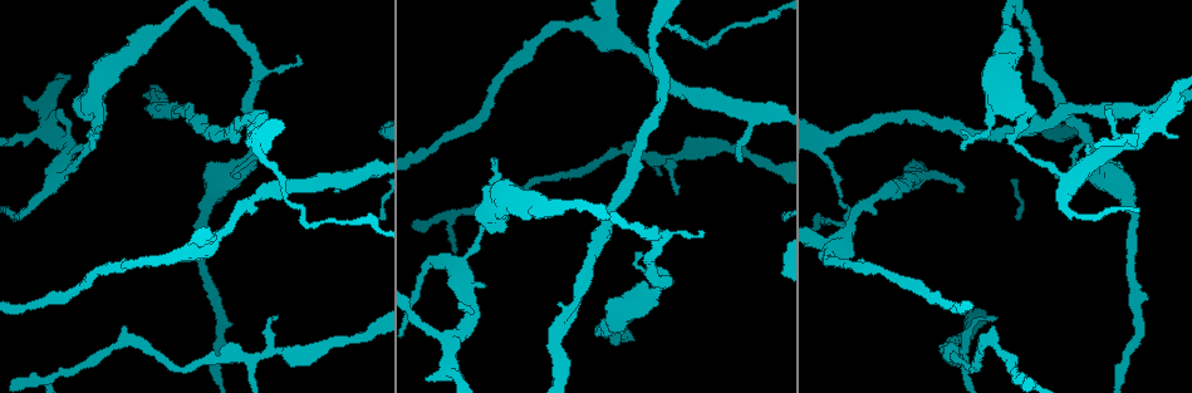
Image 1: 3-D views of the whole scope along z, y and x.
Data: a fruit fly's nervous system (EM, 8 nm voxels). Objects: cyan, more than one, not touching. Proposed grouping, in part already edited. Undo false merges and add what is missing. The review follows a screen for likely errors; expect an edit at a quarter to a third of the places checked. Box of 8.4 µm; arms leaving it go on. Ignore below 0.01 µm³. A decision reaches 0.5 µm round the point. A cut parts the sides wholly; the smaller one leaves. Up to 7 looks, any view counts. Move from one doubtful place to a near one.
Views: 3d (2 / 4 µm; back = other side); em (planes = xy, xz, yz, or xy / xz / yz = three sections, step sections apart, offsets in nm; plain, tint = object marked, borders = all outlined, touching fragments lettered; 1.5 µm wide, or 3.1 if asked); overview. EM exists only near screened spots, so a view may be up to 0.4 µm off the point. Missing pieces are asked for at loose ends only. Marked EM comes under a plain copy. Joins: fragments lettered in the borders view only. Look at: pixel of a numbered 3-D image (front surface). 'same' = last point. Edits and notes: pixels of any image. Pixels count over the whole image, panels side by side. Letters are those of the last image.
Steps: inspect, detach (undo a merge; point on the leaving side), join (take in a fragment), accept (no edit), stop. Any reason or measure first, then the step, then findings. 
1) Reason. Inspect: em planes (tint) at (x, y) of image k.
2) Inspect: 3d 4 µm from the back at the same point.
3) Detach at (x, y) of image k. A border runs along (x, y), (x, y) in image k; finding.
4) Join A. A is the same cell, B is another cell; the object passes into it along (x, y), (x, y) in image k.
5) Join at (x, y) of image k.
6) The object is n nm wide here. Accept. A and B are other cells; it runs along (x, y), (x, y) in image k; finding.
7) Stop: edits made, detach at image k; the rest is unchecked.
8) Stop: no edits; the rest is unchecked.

Inspect: 3d 4 µm at (997, 317) of image 1.

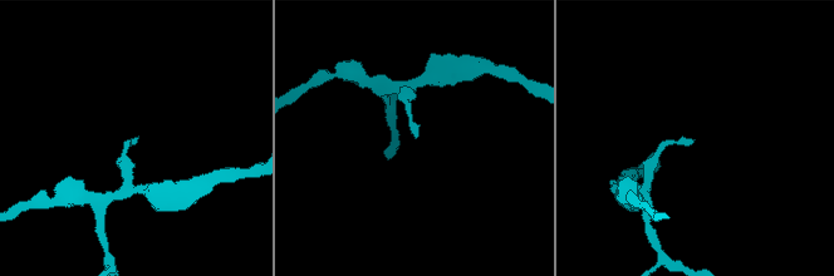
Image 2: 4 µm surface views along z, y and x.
Now the EM. Inspect: em xy step 8 (borders) at (694, 139) of image 2.

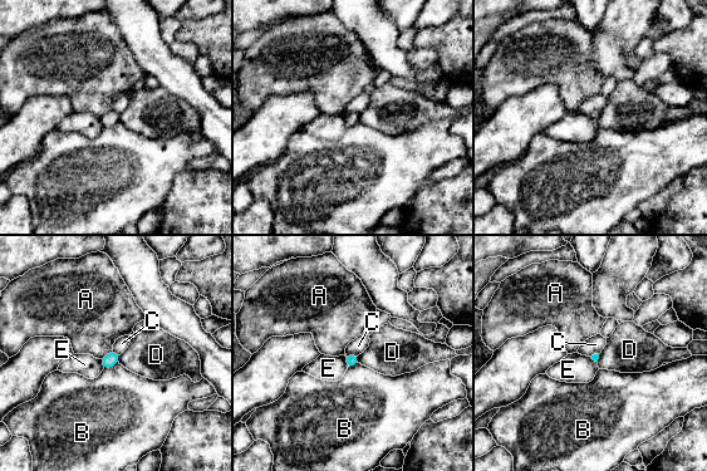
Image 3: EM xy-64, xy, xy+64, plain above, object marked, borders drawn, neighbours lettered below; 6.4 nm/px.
Accept. A, B, C, D and E are other cells; a border runs along (358, 353), (345, 354) in image 3; none of them fits.

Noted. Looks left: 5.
Thick turns thin. Inspect: 3d 4 µm from the back at (1021, 119) of image 1.

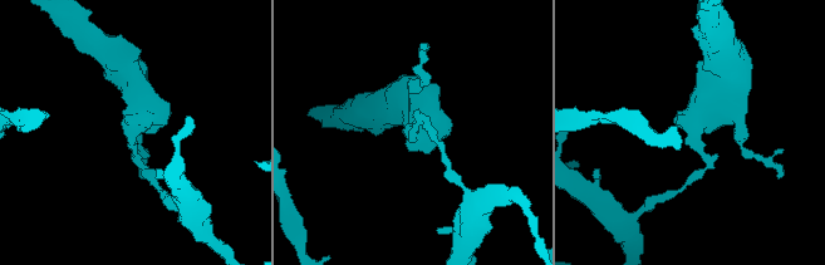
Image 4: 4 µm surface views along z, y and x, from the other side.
Inspect: em planes (tint) at (132, 133) of image 4.

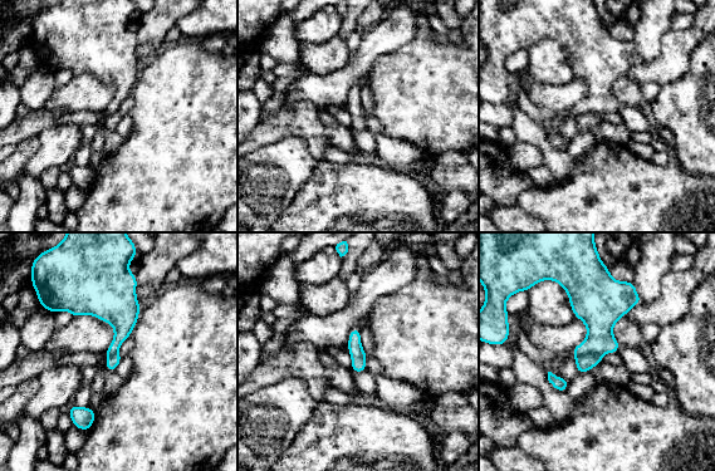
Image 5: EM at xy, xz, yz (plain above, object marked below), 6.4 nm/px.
Inspect: em planes (borders) at the same point.

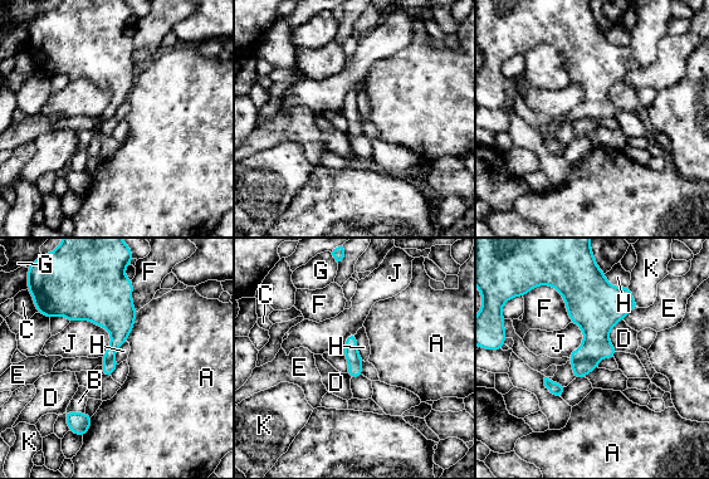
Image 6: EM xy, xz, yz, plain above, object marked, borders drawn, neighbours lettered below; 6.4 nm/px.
Detach at (581, 368) of image 6. A, B, C, D, E, F, G, H, J and K are other cells; a border runs along (597, 358), (581, 358), (572, 363) in image 6; two neurons meet here.

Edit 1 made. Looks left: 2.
Stop: edits made, detach at image 6; the rest is unchecked.

